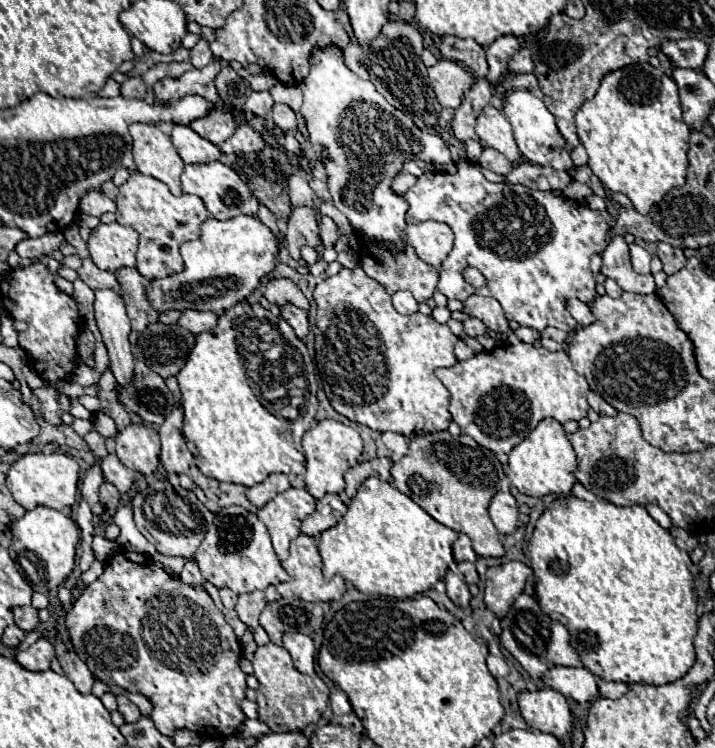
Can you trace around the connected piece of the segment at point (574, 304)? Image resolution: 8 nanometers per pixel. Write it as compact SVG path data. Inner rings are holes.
M572 298L572 300L566 302L566 308L568 308L570 316L572 316L580 326L590 326L590 324L594 322L594 316L592 316L588 304L584 304L584 302Z

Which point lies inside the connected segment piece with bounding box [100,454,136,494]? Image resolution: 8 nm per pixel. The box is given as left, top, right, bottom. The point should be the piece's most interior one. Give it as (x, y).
(114, 471)

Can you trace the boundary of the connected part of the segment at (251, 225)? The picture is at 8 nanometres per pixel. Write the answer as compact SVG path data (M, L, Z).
M242 214L224 222L208 218L202 224L200 238L180 246L184 270L180 274L170 274L168 278L150 280L148 302L158 312L190 308L220 314L220 310L238 304L260 284L260 280L274 268L274 252L278 248L280 244L270 228L256 216Z

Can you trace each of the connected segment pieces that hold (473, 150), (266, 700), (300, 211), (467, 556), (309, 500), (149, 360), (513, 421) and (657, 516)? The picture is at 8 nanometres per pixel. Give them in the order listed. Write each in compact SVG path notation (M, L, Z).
M466 140L462 144L464 144L464 150L468 154L468 160L470 162L478 162L478 158L480 158L480 154L484 150L484 144L480 140Z
M272 642L266 646L260 646L254 654L252 666L254 666L254 676L260 682L256 690L258 720L264 722L272 732L306 728L310 724L316 724L322 718L324 710L328 708L328 686L320 678L300 674L294 668L286 648L280 648Z
M296 206L286 228L286 248L294 260L300 260L300 246L320 246L318 214L310 206Z
M458 534L458 540L452 544L452 552L454 552L454 560L468 560L468 562L476 562L476 552L472 550L470 538L466 534Z
M290 488L286 492L278 494L274 500L270 500L264 508L258 510L258 518L266 524L266 528L270 532L270 538L272 538L272 544L274 544L274 550L276 550L276 554L278 554L280 560L286 560L288 558L288 544L290 544L290 540L294 540L300 534L302 514L308 514L306 508L310 504L314 504L314 498L308 492Z
M150 324L134 346L134 356L162 378L176 376L184 366L194 334L178 324Z
M526 342L508 344L480 352L450 368L440 368L436 376L452 396L452 420L464 434L496 454L508 454L544 418L556 418L564 424L566 420L584 418L590 410L586 402L588 382L574 370L564 350L550 352Z
M646 504L644 508L648 510L648 514L650 514L650 516L652 516L652 518L654 518L654 520L656 520L656 522L662 526L662 528L666 528L666 530L668 530L668 528L672 526L672 522L670 522L668 514L666 514L664 510L660 510L656 504Z

